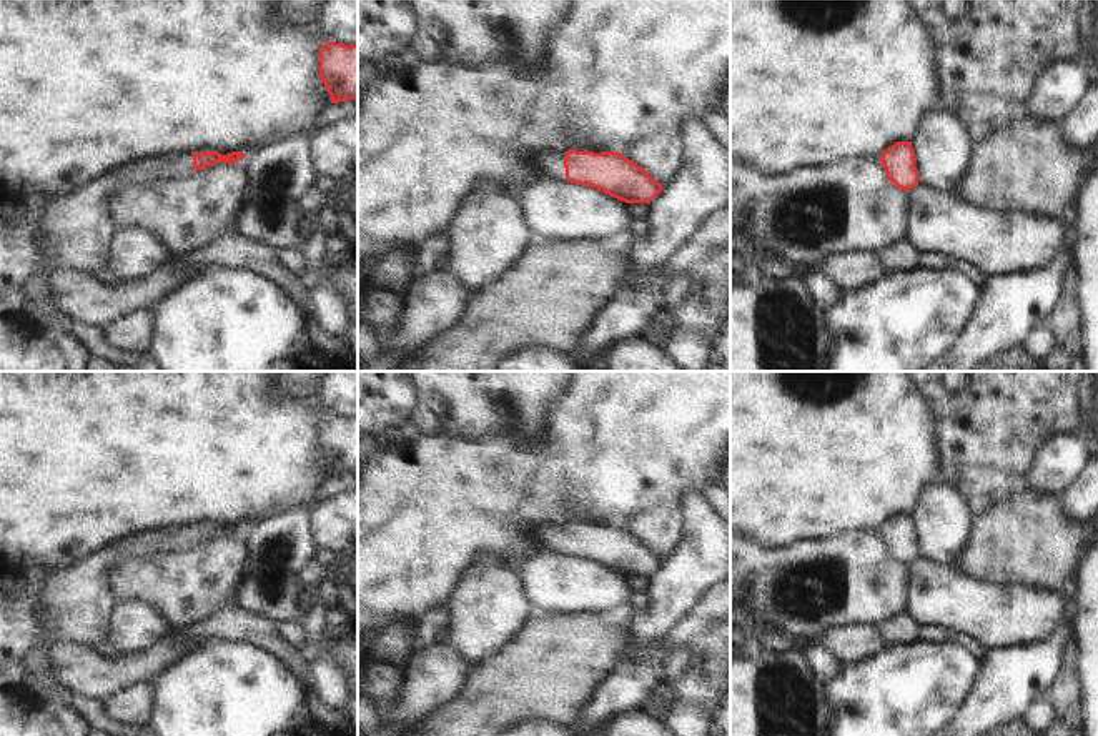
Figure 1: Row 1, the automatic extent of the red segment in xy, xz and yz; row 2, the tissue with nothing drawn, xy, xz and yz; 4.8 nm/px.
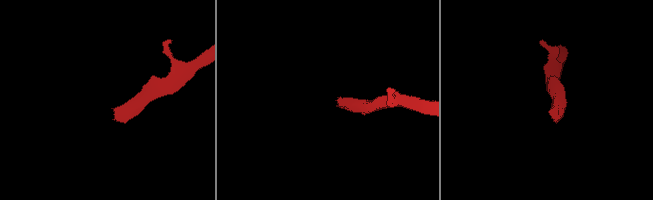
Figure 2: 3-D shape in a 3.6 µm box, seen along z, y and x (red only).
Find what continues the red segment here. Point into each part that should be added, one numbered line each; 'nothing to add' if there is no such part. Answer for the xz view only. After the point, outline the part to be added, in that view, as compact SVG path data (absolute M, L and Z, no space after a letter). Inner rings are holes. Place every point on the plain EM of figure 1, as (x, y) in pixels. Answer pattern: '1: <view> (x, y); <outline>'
1: xz (549, 537); M546 523L531 531L531 538L539 550L567 554L564 541L566 525Z

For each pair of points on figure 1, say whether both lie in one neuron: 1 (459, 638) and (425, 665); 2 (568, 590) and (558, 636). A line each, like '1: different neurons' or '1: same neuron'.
1: different neurons
2: different neurons

